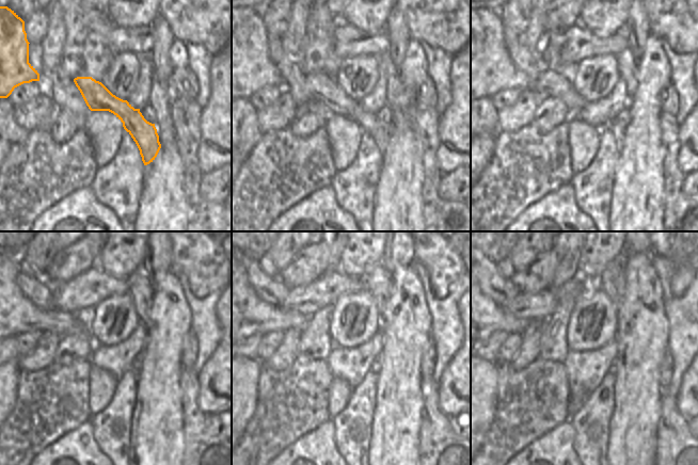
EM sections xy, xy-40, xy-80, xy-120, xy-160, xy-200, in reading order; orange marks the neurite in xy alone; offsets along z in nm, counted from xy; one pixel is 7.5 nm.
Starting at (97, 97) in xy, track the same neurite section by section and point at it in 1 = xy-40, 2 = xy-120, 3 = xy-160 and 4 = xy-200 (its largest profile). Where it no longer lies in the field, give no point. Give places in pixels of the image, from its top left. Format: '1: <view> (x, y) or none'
1: xy-40 (323, 87)
2: xy-120 (14, 314)
3: xy-160 (253, 316)
4: xy-200 (492, 318)

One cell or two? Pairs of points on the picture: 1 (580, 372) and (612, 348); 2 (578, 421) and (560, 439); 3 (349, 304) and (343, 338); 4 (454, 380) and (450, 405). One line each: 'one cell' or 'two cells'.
1: one cell
2: two cells
3: one cell
4: one cell

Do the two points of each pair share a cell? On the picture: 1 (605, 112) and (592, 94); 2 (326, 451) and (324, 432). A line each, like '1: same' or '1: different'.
1: different
2: same

